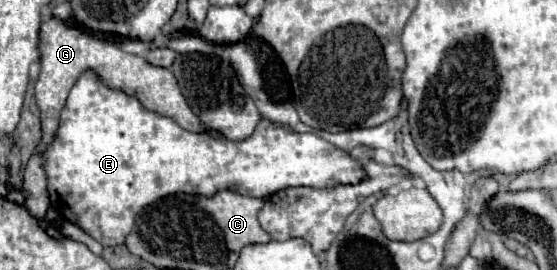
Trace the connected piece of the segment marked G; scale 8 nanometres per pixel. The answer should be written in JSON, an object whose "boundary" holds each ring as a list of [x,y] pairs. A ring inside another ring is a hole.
{"boundary":[[[48,19],[46,23],[42,23],[38,49],[40,49],[42,71],[36,81],[36,103],[40,107],[42,139],[26,165],[24,185],[22,185],[24,193],[26,193],[24,205],[30,211],[30,215],[34,215],[34,217],[38,217],[38,201],[48,201],[46,171],[44,171],[46,147],[54,141],[54,135],[58,131],[58,115],[66,103],[70,87],[74,87],[74,83],[78,81],[78,75],[82,75],[82,71],[88,71],[88,69],[98,71],[98,77],[102,79],[102,83],[106,83],[106,87],[122,89],[122,91],[126,91],[126,95],[134,95],[148,111],[154,111],[158,115],[166,115],[166,117],[174,119],[182,129],[206,131],[206,127],[200,123],[200,119],[190,111],[172,71],[164,69],[164,67],[154,67],[148,61],[144,61],[142,57],[122,51],[116,41],[104,41],[90,33],[84,33],[78,27],[68,27],[64,21]]]}

